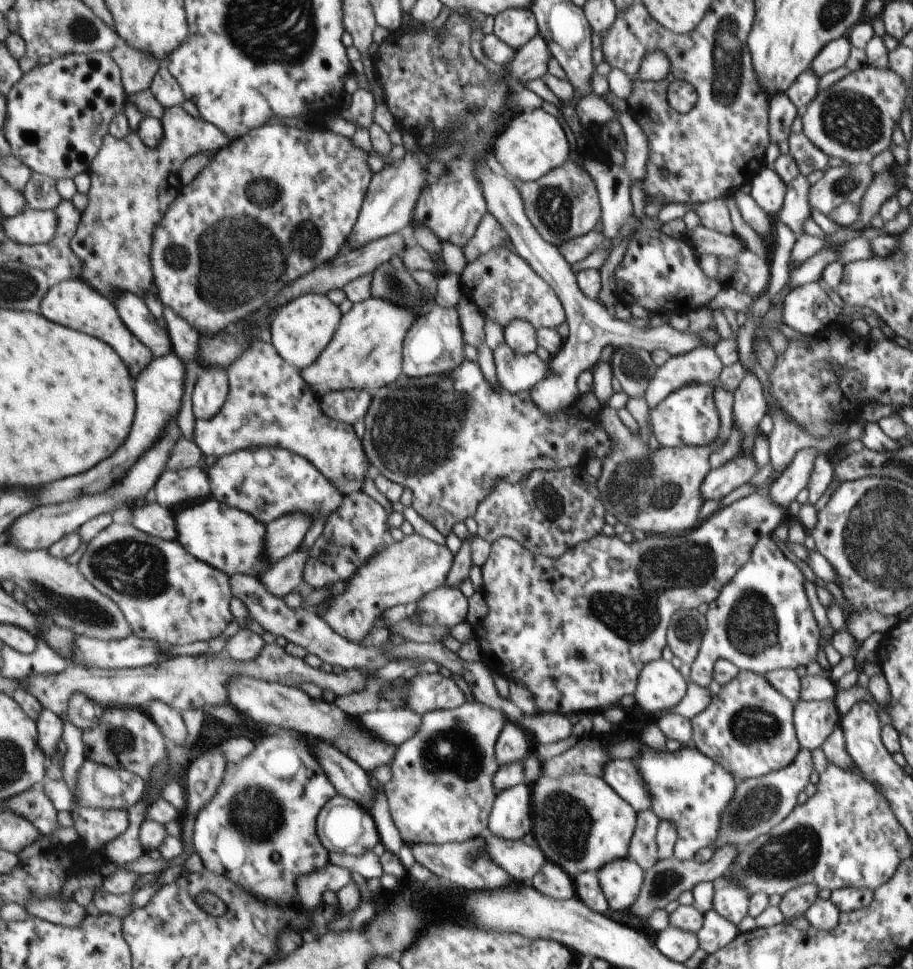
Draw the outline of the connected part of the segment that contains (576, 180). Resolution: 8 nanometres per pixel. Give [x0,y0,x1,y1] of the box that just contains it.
[521,160,600,248]

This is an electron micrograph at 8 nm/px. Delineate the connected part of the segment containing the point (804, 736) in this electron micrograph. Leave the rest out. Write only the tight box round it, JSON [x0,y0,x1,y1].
[793,699,838,752]

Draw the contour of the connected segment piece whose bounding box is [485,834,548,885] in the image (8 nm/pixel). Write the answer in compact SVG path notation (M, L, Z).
M489 834L485 842L487 852L496 865L506 870L512 879L524 885L530 884L548 862L548 858L538 846L529 846L522 840L503 840Z

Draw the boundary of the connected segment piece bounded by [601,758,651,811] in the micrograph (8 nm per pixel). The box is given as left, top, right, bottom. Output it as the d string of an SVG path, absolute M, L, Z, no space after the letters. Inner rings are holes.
M610 759L601 777L624 801L636 811L651 808L650 791L630 759Z

